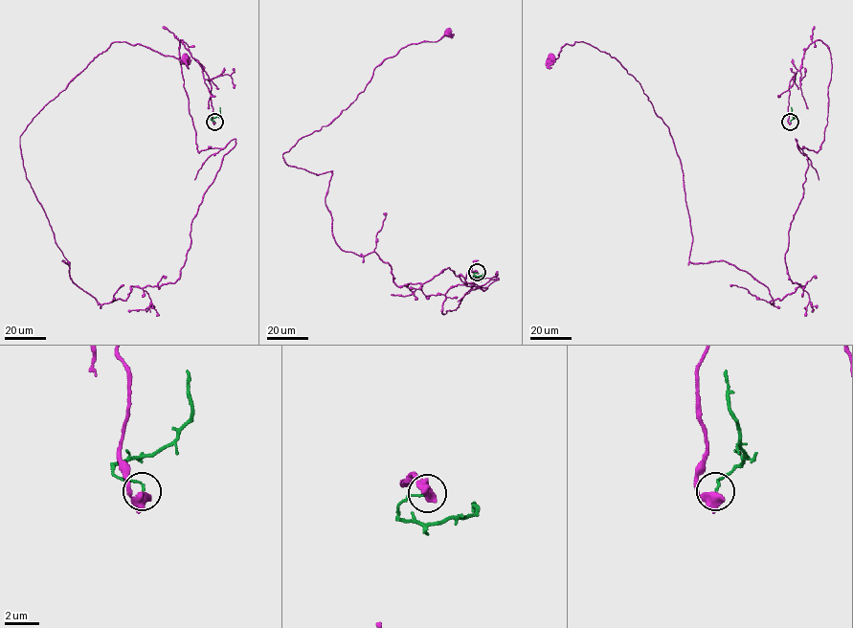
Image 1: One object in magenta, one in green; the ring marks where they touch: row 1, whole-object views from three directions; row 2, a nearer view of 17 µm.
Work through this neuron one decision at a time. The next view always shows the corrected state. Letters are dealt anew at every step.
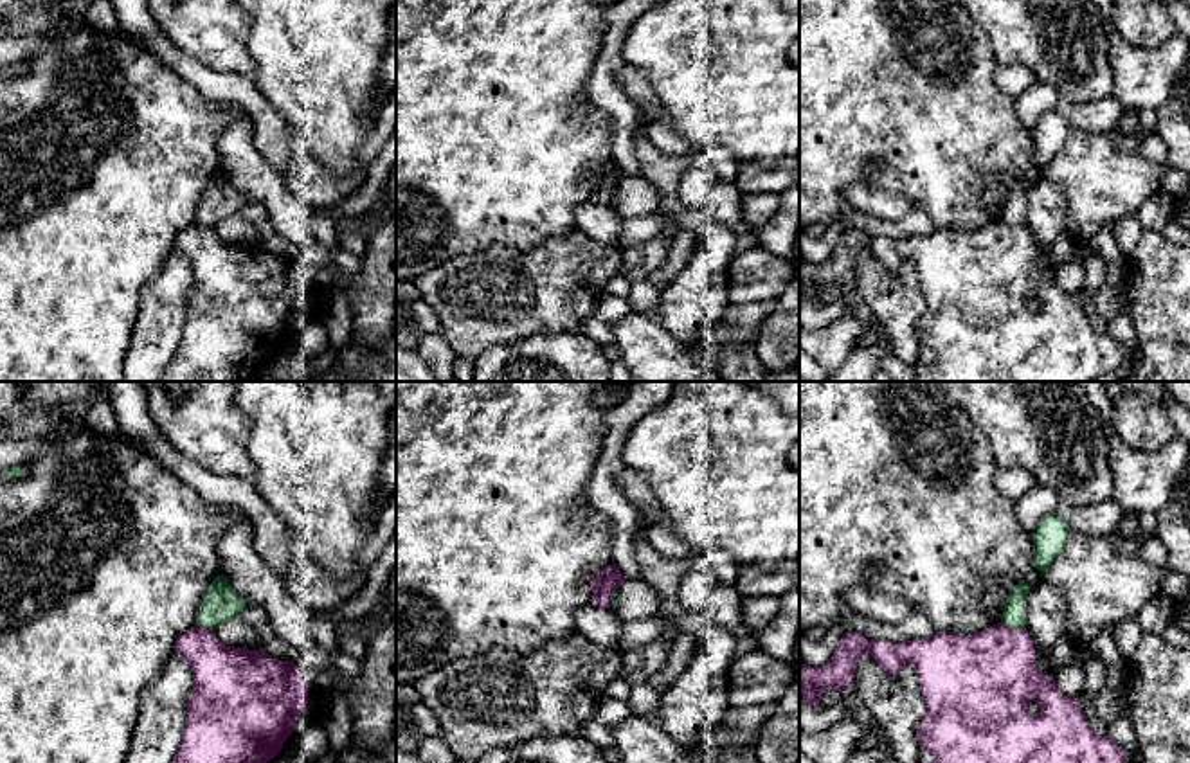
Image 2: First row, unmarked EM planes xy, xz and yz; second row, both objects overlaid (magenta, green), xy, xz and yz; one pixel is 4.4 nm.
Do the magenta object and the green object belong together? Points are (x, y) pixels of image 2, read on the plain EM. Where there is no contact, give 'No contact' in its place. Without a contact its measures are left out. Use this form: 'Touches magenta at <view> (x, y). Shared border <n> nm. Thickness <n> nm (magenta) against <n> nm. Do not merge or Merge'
Touches magenta at yz (1012, 225). Shared border 110 nm. Thickness 420 nm (magenta) against 110 nm. Do not merge

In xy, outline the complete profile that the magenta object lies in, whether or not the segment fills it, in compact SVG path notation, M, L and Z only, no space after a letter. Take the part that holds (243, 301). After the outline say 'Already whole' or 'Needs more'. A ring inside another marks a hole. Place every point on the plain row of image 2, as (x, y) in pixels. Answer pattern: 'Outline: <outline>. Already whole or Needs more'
Outline: M194 221L175 247L193 266L182 340L160 382L254 382L297 322L308 283L293 257L223 241Z. Already whole

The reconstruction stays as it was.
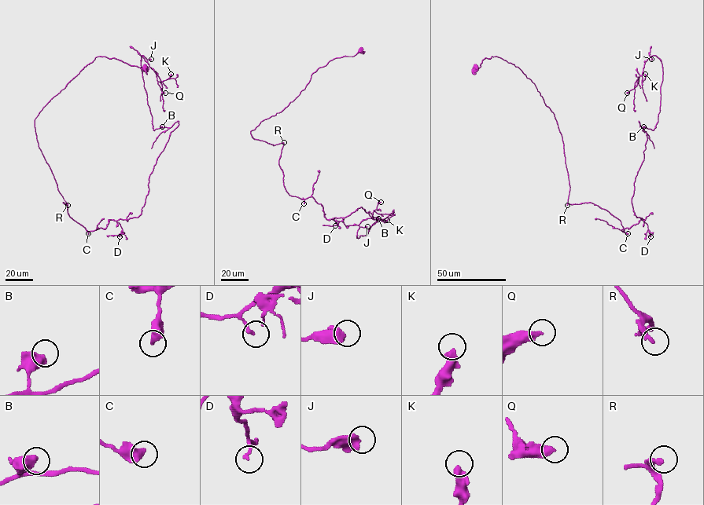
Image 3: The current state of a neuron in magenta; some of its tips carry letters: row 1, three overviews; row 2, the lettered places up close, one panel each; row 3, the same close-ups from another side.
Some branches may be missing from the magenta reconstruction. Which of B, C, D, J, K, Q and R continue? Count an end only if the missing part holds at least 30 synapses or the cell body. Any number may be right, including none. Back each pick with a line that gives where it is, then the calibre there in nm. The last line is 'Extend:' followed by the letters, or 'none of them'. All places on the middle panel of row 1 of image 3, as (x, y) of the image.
R: Place: (284, 142). Thickness 280 nm
Extend: R

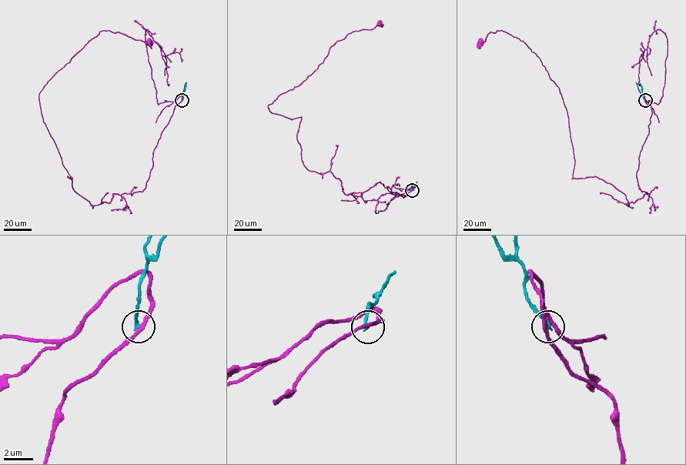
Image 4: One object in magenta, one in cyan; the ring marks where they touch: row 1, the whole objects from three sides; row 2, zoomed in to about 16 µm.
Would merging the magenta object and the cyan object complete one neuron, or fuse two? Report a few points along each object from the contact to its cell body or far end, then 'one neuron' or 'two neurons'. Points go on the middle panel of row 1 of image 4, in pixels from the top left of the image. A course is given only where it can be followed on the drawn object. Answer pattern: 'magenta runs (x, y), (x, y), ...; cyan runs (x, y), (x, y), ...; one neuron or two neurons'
magenta runs (412, 190), (380, 182), (346, 194), (329, 171), (303, 163), (301, 118), (268, 107), (339, 41), (379, 24); cyan runs (412, 190), (416, 181); two neurons

